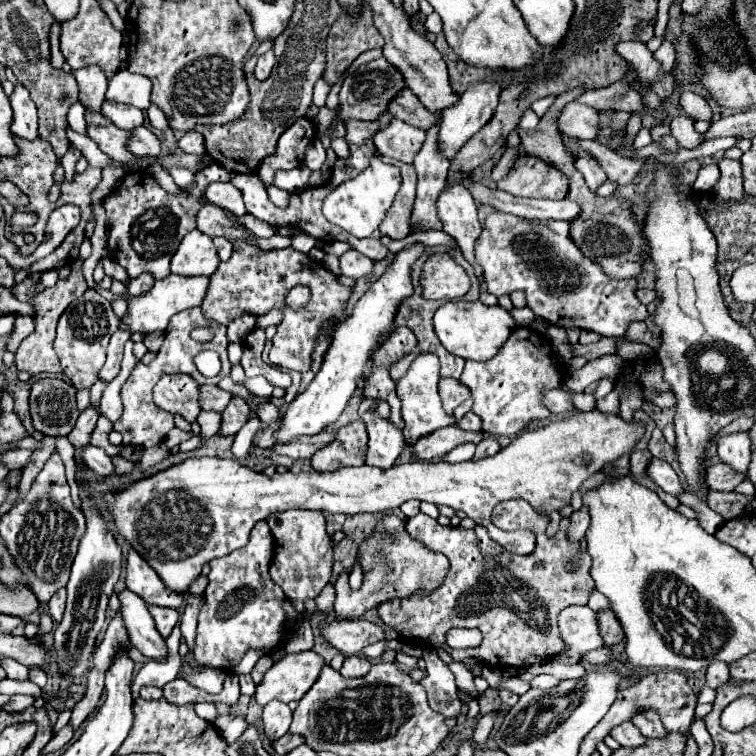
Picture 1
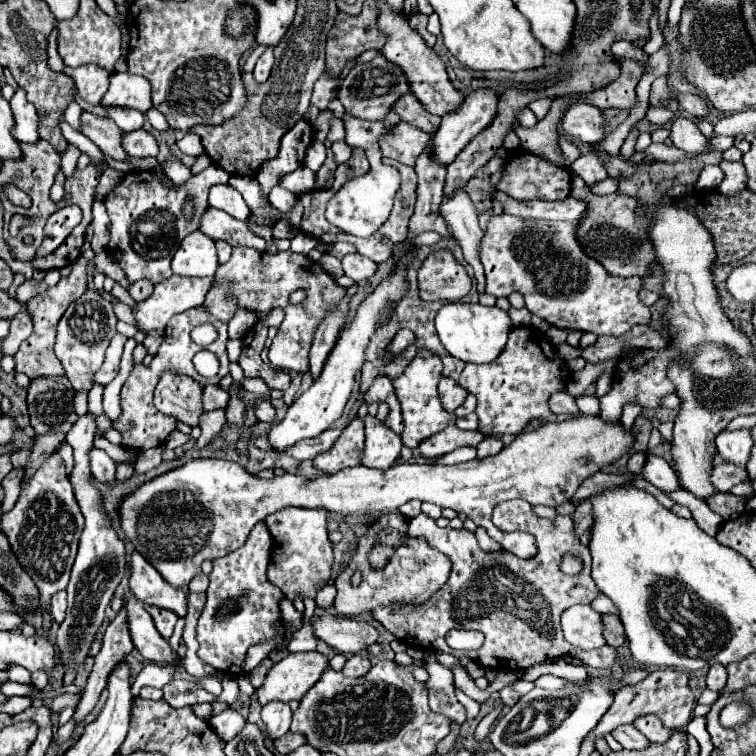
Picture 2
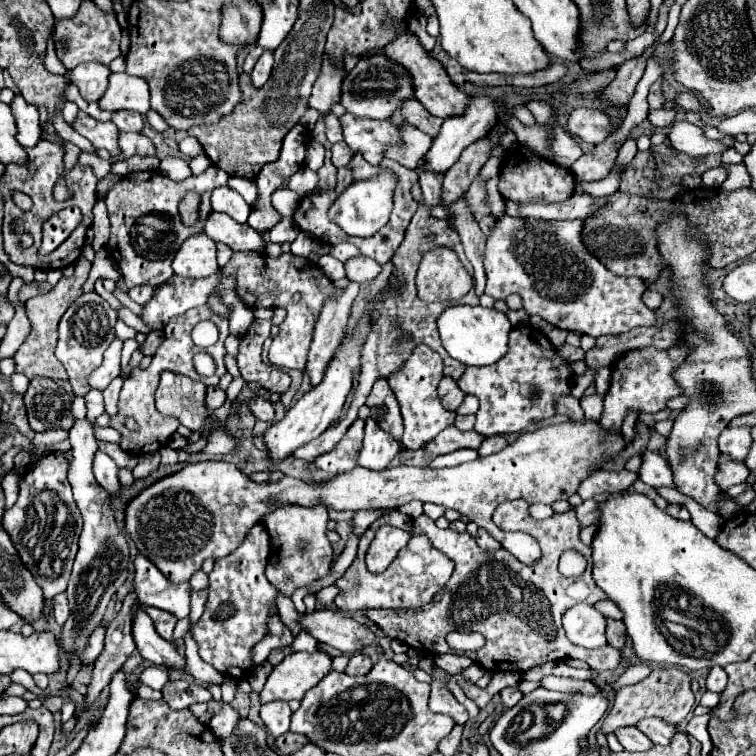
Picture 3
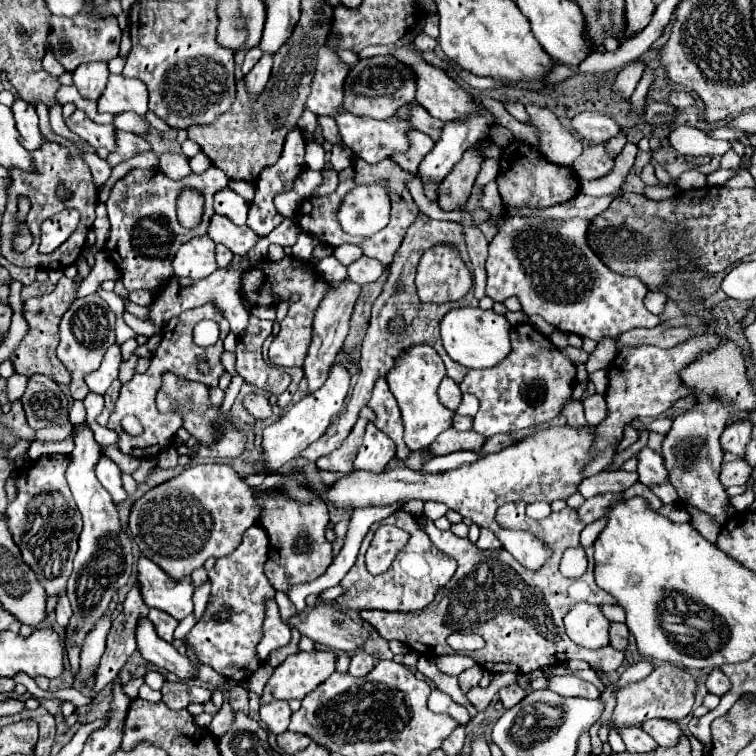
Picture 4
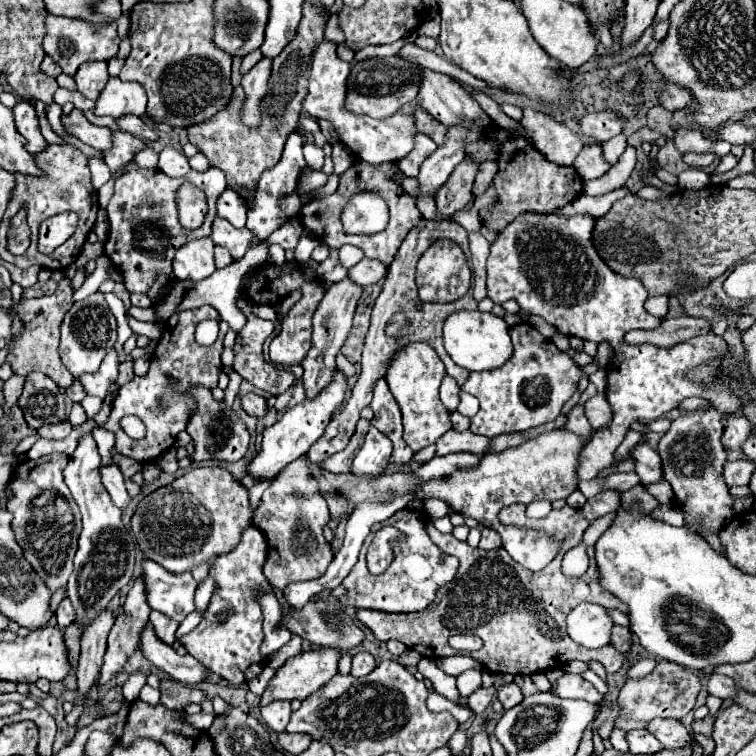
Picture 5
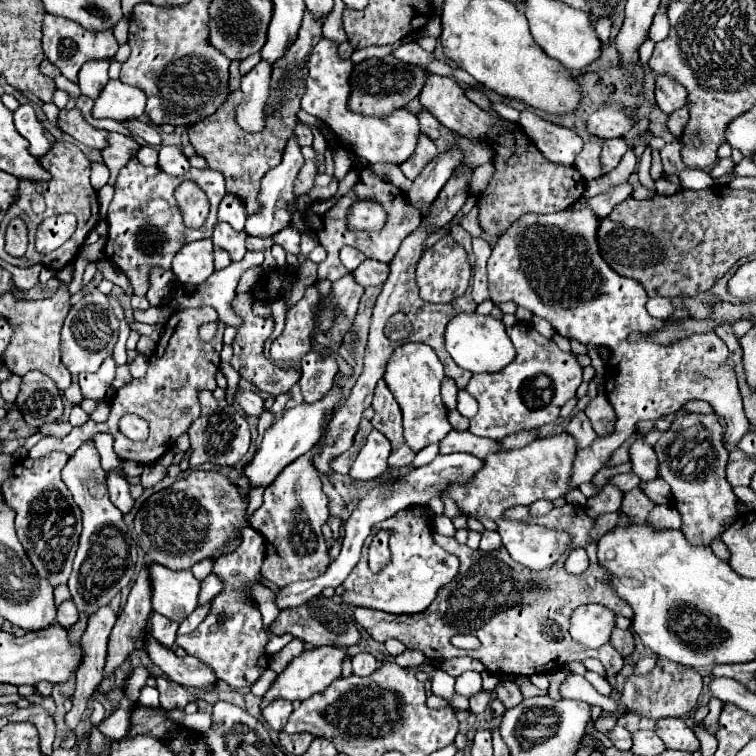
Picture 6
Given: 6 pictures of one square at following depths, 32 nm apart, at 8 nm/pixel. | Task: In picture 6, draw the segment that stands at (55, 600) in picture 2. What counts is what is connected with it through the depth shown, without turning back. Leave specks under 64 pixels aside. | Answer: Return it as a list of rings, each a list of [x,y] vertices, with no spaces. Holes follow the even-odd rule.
[[[66,600],[58,606],[58,616],[56,616],[58,624],[64,626],[64,628],[70,628],[72,624],[78,622],[78,612],[76,612],[76,606],[72,600]]]

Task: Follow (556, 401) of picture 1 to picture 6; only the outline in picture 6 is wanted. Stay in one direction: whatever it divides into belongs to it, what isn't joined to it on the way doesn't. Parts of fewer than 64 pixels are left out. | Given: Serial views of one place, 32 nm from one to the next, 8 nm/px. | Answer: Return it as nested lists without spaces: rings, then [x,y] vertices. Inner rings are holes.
[[[582,410],[572,414],[572,420],[570,420],[570,424],[566,426],[566,430],[578,440],[578,446],[580,446],[580,448],[586,448],[586,446],[592,444],[592,440],[596,438],[596,432],[592,430],[590,420],[586,418],[586,414],[584,414]]]

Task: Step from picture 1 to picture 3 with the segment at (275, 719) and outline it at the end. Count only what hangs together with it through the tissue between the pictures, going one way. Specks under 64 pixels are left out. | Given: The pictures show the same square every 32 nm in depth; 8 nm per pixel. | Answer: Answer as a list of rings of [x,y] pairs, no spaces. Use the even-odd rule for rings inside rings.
[[[268,702],[268,704],[262,704],[260,708],[260,718],[266,724],[268,734],[272,734],[274,738],[288,732],[290,716],[292,716],[292,710],[288,702]]]

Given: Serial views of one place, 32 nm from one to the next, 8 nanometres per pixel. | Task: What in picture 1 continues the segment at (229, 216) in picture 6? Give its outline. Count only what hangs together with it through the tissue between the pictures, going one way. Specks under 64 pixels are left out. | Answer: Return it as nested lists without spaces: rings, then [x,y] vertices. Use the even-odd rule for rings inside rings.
[[[226,182],[226,184],[210,184],[208,190],[204,190],[204,194],[212,204],[230,210],[234,216],[246,214],[246,207],[242,196],[240,196],[240,190],[236,186],[232,186],[230,182]]]

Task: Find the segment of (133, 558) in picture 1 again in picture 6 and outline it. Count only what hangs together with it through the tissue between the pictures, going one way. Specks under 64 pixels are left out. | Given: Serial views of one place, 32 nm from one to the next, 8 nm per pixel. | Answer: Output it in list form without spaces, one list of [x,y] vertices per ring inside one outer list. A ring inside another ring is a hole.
[[[160,564],[146,568],[152,576],[152,608],[174,622],[182,622],[196,608],[200,582],[190,570],[174,572]]]

